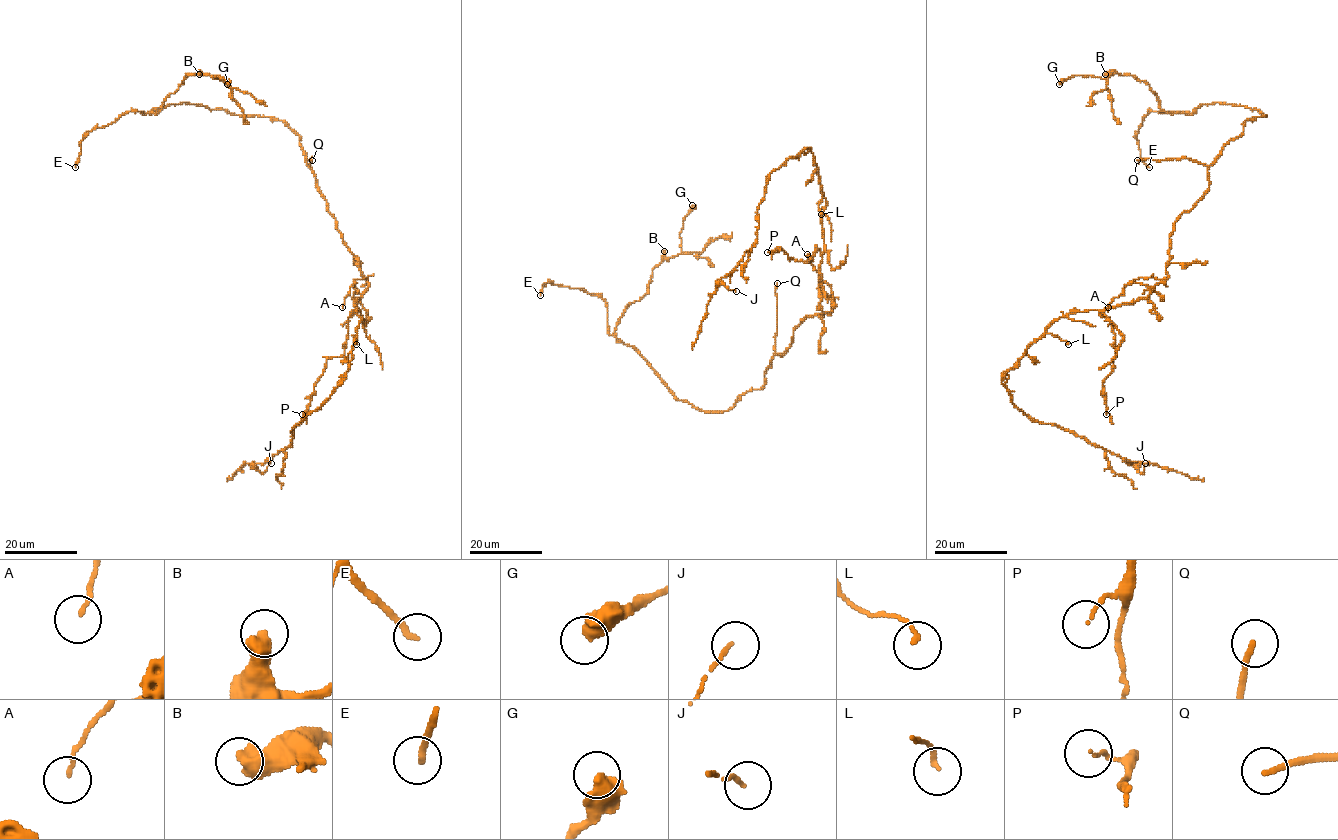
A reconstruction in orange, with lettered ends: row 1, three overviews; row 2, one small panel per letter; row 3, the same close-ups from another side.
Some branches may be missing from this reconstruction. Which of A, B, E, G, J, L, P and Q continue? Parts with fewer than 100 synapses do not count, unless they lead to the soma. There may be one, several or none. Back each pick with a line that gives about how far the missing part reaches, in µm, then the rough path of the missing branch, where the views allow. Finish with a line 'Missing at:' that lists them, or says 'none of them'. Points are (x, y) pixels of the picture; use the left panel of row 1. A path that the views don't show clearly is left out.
Q: 80 µm | (312, 160), (336, 171), (358, 174), (357, 184), (345, 187), (305, 182)
Missing at: Q

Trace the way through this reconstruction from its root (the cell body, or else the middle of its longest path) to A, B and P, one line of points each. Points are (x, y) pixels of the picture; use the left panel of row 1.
A: (342, 239), (366, 279), (355, 280), (342, 307)
B: (342, 239), (317, 187), (300, 137), (283, 122), (185, 103), (150, 113), (161, 109), (187, 75), (199, 74)
P: (342, 239), (357, 260), (368, 287), (347, 318), (345, 353), (327, 360), (302, 414)

